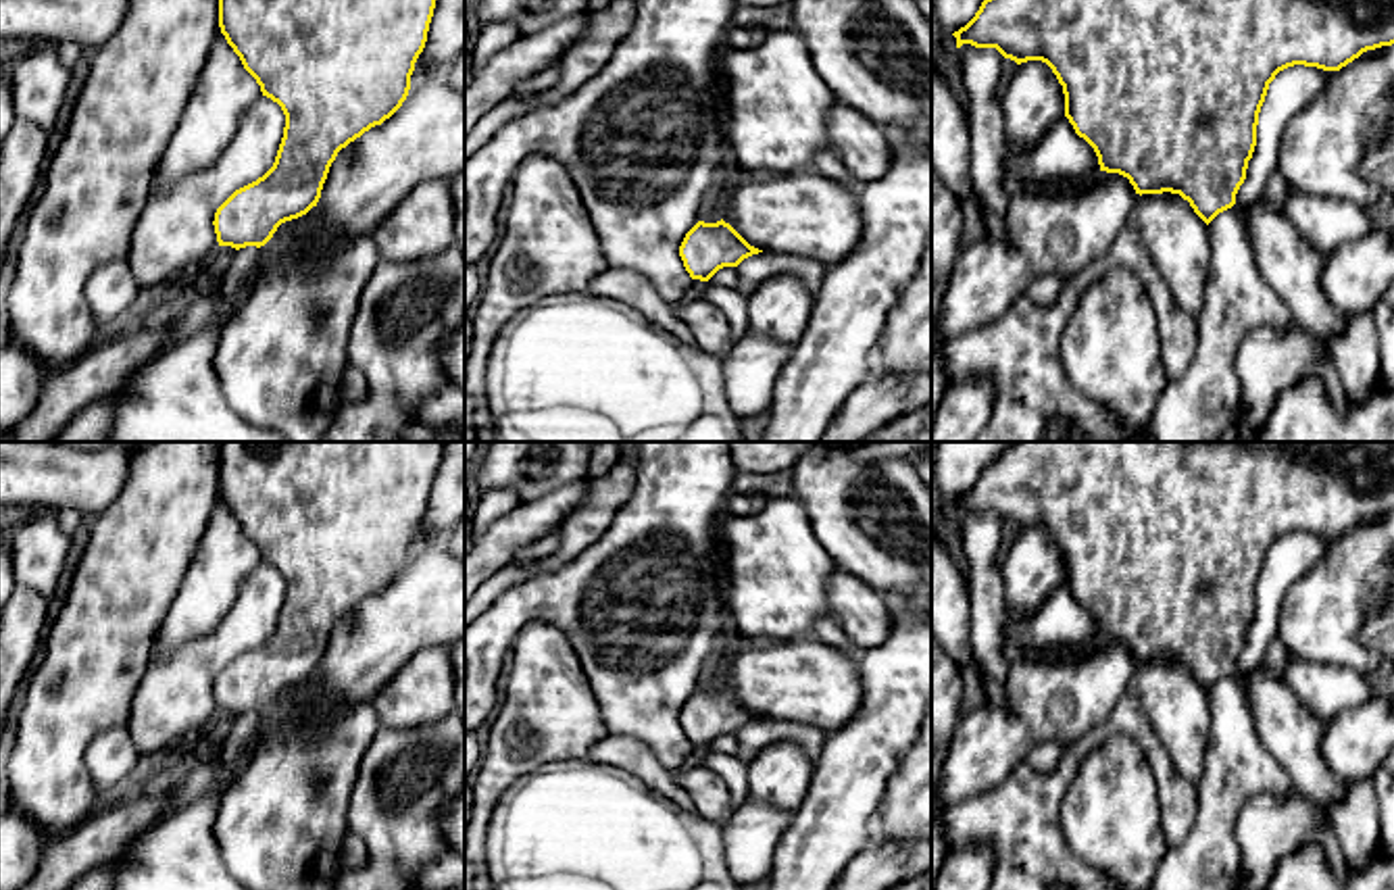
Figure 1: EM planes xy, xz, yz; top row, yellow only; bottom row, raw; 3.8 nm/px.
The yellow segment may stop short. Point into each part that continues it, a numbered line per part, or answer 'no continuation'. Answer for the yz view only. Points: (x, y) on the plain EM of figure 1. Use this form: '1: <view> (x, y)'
no continuation

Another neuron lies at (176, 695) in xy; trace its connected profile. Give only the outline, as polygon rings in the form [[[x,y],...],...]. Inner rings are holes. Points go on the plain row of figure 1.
[[[260,563],[244,579],[231,609],[210,634],[173,652],[152,650],[127,719],[133,744],[142,752],[167,748],[215,719],[217,675],[273,634],[283,594],[281,573]]]

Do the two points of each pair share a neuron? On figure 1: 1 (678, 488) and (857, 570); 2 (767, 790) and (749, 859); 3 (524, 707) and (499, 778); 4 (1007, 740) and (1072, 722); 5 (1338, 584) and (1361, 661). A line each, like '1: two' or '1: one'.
1: two
2: one
3: one
4: one
5: one

